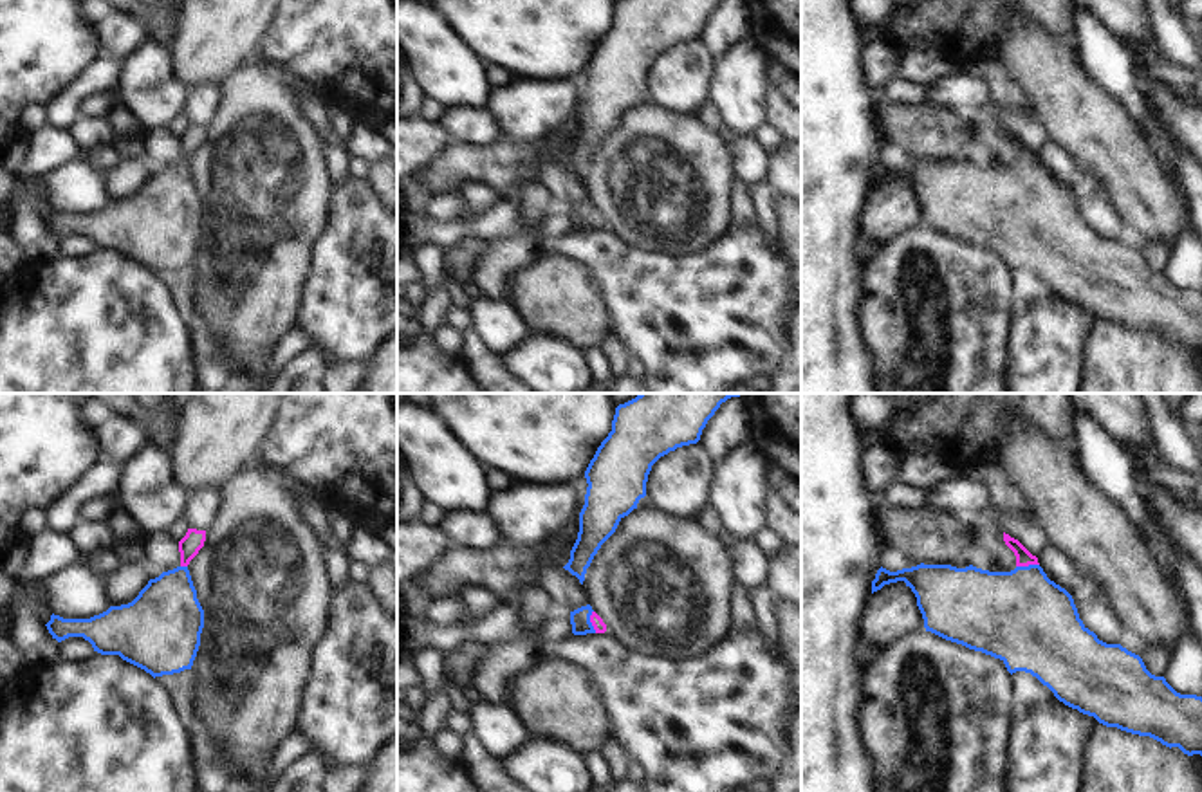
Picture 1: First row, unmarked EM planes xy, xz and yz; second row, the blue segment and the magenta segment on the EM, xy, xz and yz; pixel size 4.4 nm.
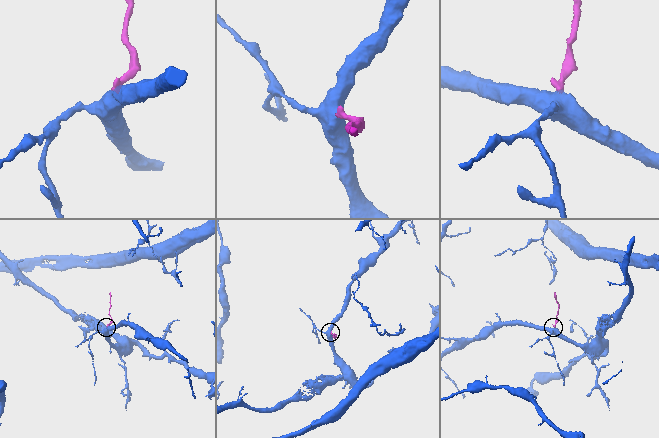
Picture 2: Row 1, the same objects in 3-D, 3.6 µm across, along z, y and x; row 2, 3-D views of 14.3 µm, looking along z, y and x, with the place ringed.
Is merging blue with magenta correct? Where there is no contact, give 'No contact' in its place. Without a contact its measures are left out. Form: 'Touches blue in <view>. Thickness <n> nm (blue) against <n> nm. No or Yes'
Touches blue in yz. Thickness 420 nm (blue) against 80 nm. Yes

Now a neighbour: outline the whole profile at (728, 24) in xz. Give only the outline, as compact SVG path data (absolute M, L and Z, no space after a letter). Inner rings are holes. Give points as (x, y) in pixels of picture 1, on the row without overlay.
M720 0L702 25L698 40L718 60L731 45L749 36L747 0Z

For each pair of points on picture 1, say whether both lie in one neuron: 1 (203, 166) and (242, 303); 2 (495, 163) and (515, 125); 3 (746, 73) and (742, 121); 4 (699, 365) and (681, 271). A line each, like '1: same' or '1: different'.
1: same
2: different
3: same
4: same

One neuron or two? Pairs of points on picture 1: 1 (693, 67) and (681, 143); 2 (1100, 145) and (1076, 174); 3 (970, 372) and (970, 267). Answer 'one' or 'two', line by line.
1: two
2: two
3: one

